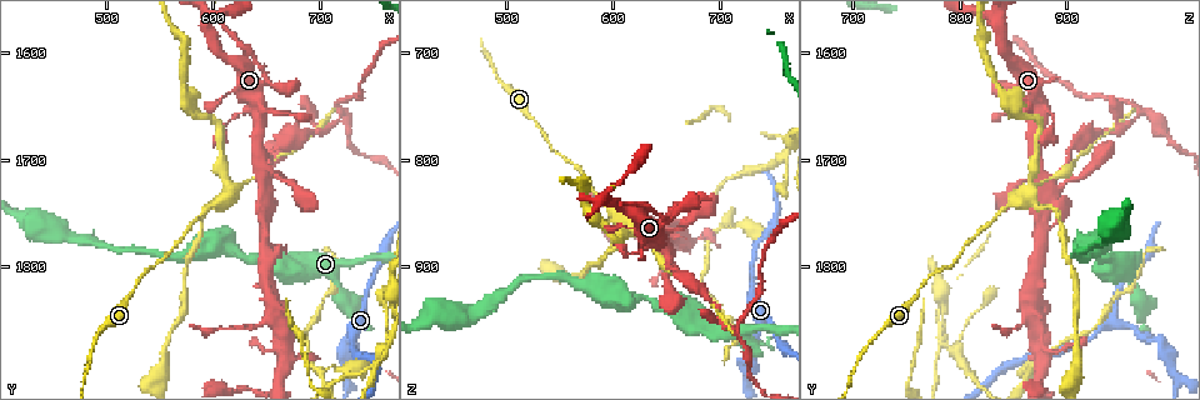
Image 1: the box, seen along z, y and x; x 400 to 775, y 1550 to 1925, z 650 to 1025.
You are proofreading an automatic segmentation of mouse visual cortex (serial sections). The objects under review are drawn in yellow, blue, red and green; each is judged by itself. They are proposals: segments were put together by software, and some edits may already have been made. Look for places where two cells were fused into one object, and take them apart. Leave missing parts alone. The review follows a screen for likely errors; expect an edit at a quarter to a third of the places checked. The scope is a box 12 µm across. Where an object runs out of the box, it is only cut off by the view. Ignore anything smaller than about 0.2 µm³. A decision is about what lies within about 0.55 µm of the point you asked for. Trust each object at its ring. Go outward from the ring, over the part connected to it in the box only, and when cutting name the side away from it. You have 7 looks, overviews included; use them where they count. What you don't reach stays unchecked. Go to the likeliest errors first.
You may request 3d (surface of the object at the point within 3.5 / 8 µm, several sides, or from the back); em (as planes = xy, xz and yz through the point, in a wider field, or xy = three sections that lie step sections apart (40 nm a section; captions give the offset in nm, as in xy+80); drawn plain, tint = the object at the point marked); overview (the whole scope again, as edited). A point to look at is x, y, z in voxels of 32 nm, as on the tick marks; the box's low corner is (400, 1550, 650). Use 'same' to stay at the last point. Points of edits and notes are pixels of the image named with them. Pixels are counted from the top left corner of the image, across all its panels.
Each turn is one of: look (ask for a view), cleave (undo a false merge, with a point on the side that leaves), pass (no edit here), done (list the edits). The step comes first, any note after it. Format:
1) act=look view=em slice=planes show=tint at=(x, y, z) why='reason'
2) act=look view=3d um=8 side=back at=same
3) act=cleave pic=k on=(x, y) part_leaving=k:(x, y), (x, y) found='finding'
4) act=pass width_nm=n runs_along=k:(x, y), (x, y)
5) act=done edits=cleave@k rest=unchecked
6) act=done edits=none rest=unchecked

act=look view=3d um=3.5 at=(722, 1904, 1002)

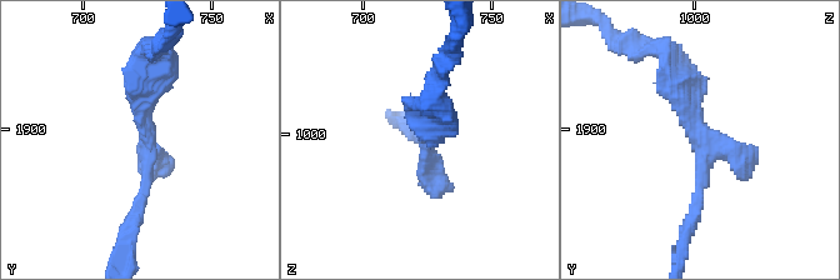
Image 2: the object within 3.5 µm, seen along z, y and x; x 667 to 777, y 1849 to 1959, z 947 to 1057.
act=look view=em slice=xy step=1 show=tint at=(724, 1905, 1004) why='shape alone is not enough'

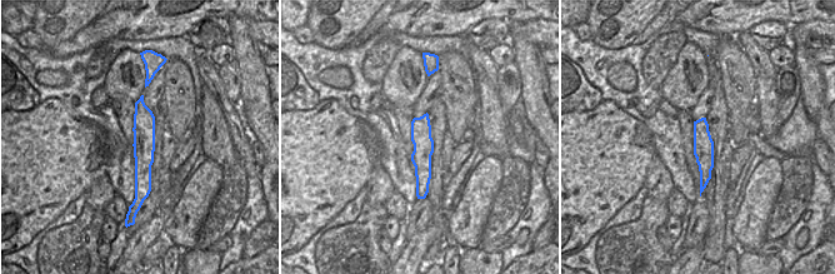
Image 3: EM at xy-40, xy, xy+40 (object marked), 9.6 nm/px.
act=pass width_nm=190 runs_along=2:(674, 69), (699, 134), (748, 169) found='one cell here'

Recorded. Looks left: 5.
act=look view=3d um=3.5 at=(614, 1734, 860) why='calibre changes'

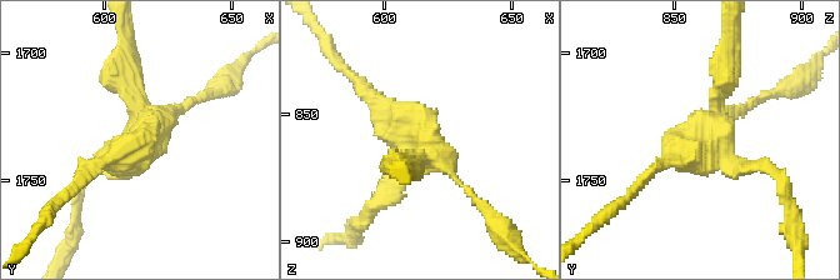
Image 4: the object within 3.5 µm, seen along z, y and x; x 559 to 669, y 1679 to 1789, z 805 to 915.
act=cleave pic=4 on=(381, 198) part_leaving=4:(426, 154), (415, 158), (400, 170) found='a second cell is stuck on'

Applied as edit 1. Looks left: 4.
act=look view=overview

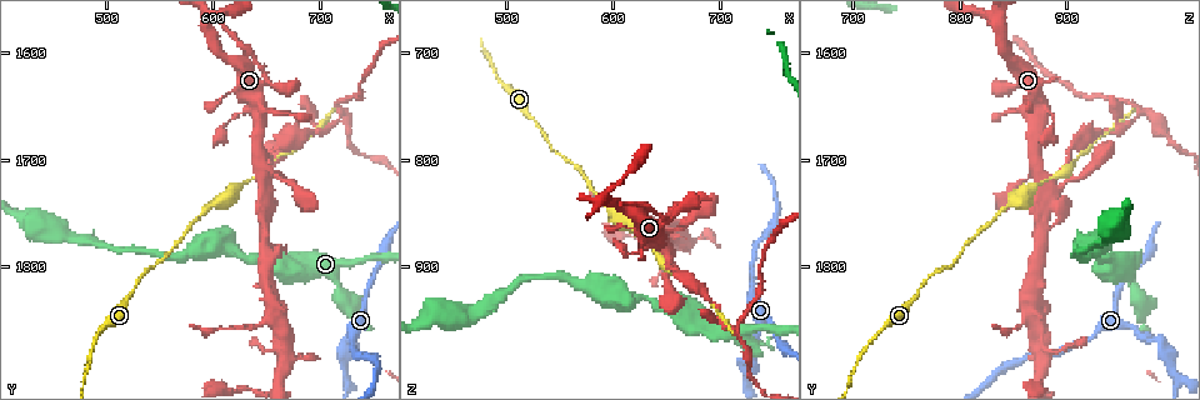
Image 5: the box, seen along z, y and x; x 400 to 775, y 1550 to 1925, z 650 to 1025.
act=look view=3d um=3.5 at=(660, 1690, 904) why='calibre changes'

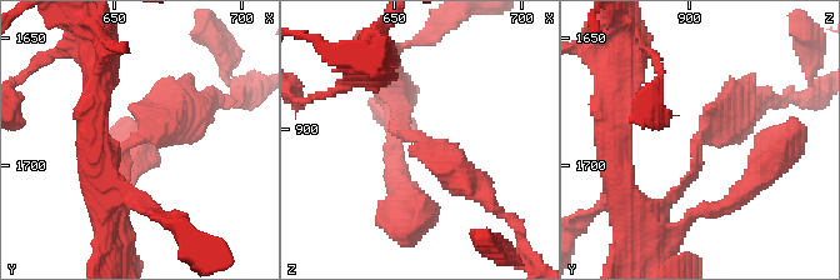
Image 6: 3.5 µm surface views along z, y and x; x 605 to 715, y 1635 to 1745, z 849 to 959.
act=look view=em slice=xy step=1 show=tint at=(659, 1689, 904) arm_widths_nm=150,450

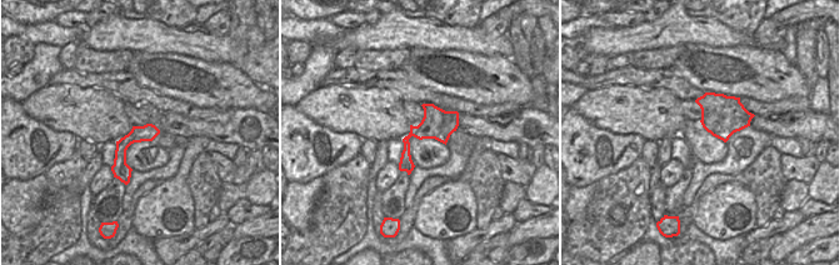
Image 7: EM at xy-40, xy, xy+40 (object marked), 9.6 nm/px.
act=cleave pic=6 on=(715, 134) part_leaving=6:(694, 159), (706, 125), (751, 101) found='two cells meet here'

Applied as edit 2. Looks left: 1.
act=done edits=cleave@4,cleave@6 rest=unchecked

